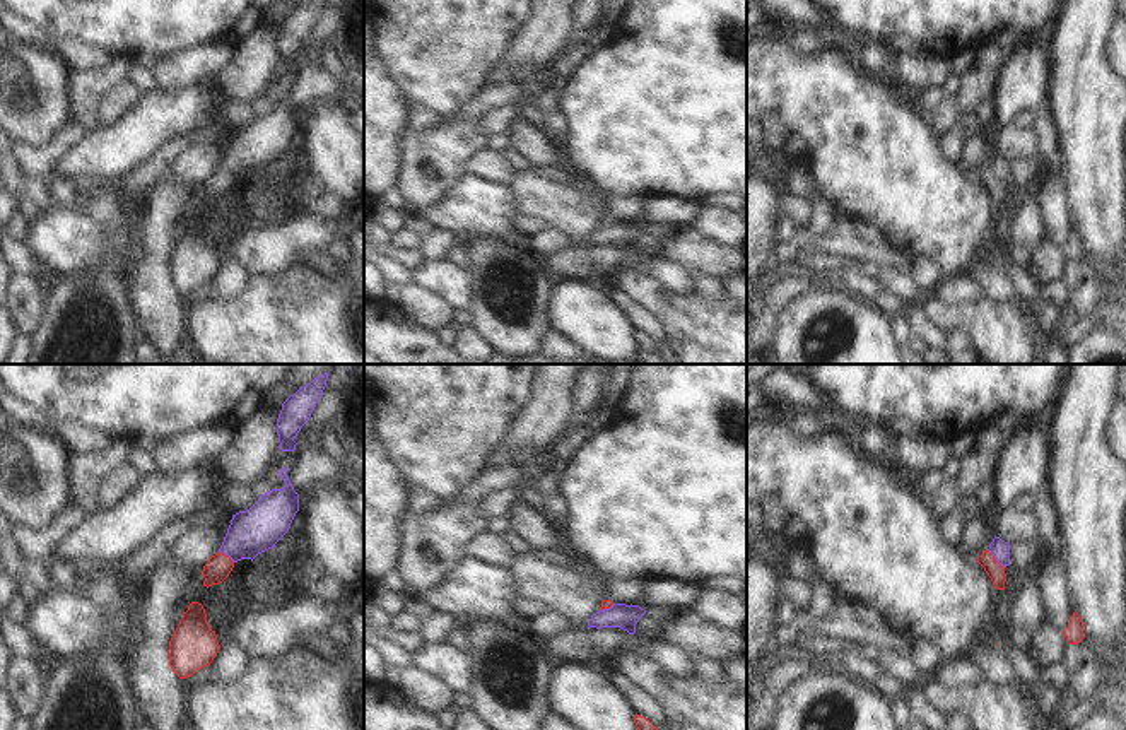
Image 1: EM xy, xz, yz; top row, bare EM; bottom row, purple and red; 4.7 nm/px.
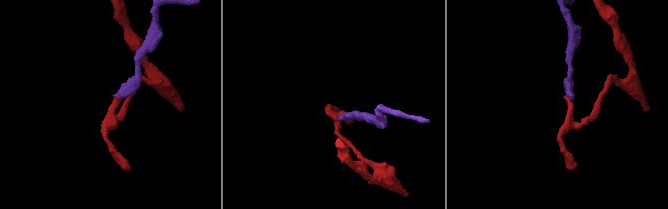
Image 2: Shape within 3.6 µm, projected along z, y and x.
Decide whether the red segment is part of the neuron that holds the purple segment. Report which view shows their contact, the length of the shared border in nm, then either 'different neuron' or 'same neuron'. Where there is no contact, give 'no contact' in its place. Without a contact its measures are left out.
yz | 120 nm | different neuron

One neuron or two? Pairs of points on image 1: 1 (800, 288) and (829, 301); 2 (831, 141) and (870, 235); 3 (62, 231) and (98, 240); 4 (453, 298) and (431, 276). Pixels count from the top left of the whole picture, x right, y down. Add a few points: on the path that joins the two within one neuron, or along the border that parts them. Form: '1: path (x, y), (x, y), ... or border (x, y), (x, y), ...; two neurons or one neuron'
1: border (827, 288), (793, 298), (778, 317); two neurons
2: border (850, 219), (872, 223), (887, 241); two neurons
3: path (70, 240), (89, 240); one neuron
4: path (448, 293), (436, 281); one neuron

